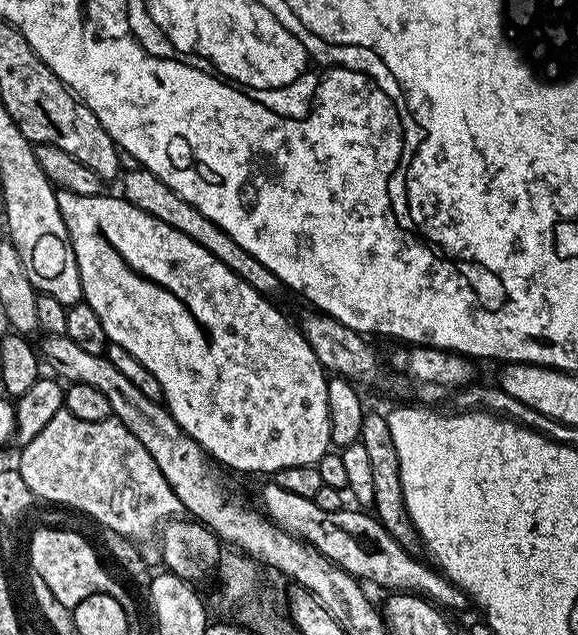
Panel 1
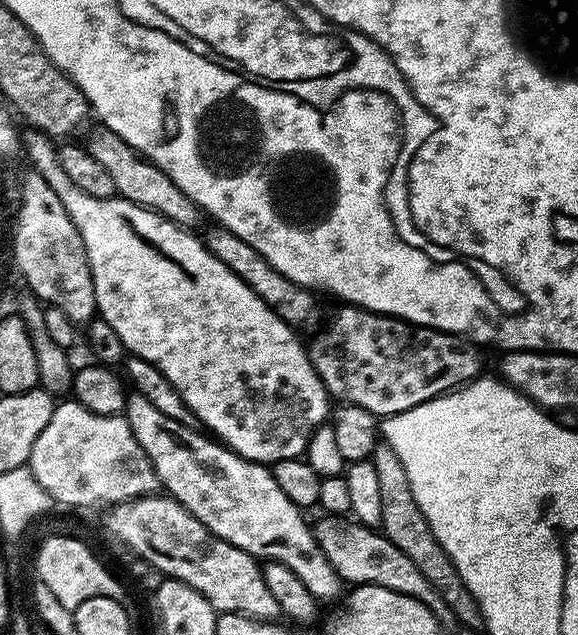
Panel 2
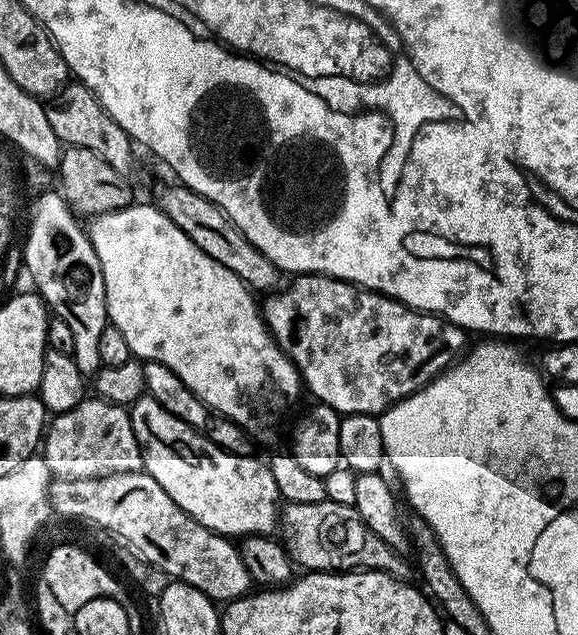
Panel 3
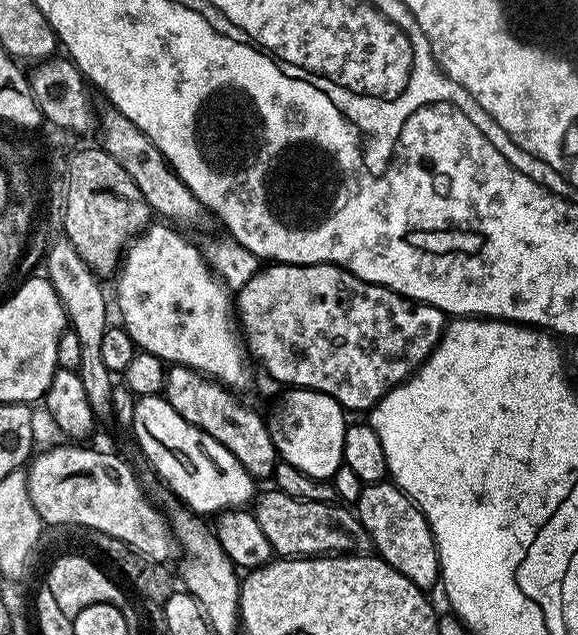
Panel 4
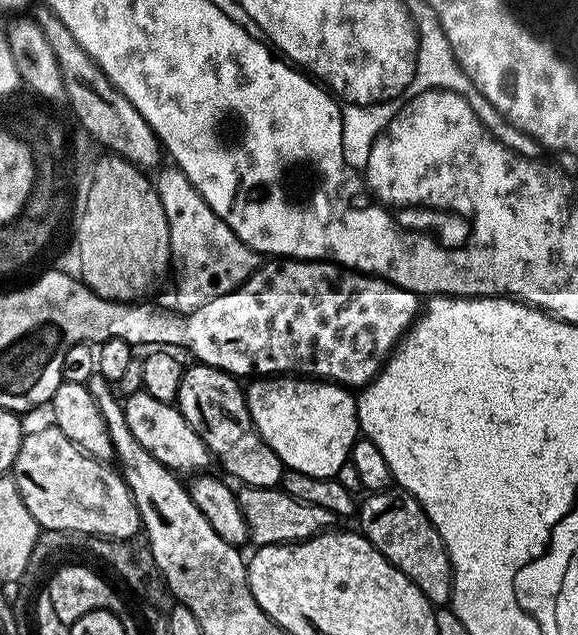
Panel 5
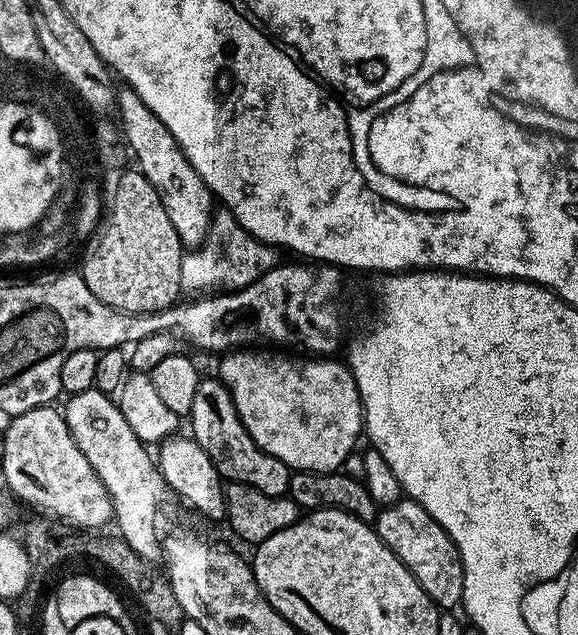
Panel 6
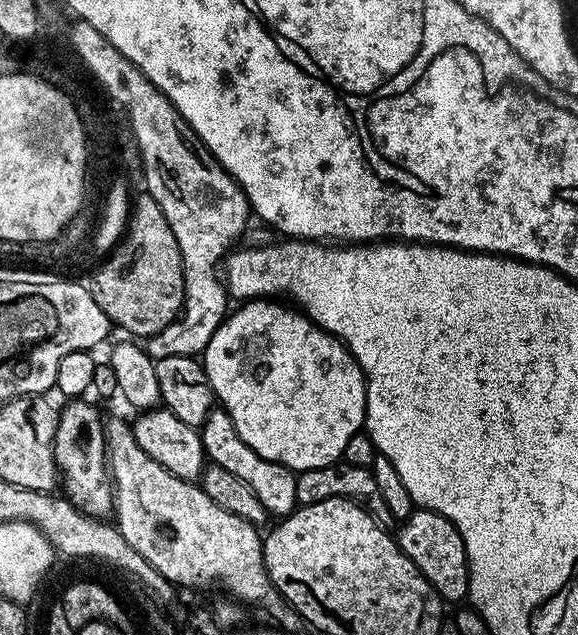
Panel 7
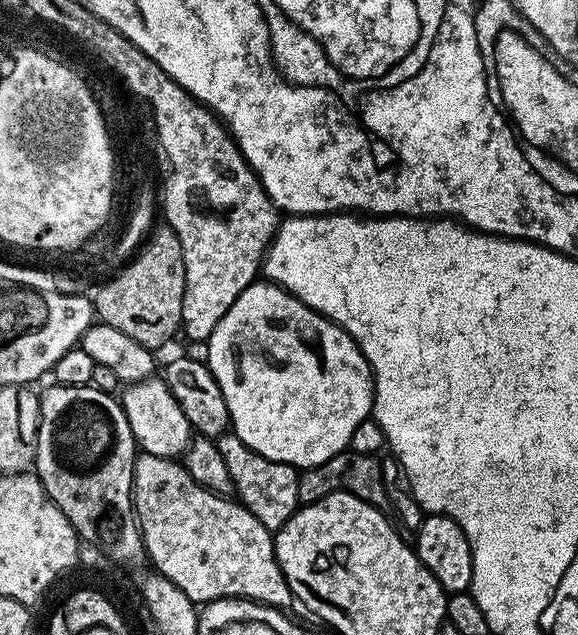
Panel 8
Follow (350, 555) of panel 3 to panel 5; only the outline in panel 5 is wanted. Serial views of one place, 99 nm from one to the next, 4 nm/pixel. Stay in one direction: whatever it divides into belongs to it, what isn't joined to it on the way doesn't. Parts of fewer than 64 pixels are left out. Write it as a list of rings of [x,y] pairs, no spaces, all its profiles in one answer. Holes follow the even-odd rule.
[[[244,486],[236,492],[236,497],[238,506],[242,510],[242,518],[248,527],[249,541],[256,546],[297,544],[333,527],[334,517],[330,510],[322,510],[322,506],[310,506],[310,502],[298,502],[298,498],[286,494],[280,486],[275,488]]]

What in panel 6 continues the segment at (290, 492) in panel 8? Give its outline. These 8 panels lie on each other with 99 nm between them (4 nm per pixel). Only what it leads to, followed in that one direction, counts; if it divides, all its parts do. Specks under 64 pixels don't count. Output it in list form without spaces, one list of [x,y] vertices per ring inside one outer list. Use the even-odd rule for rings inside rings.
[[[219,378],[201,379],[198,394],[194,398],[194,406],[188,411],[187,419],[192,420],[190,429],[192,439],[198,442],[198,446],[202,446],[202,450],[206,450],[210,462],[214,462],[214,466],[225,481],[262,490],[262,494],[267,496],[282,496],[287,493],[288,483],[292,477],[288,465],[263,452],[254,442],[254,438],[250,438],[246,426],[240,421],[230,390]]]

